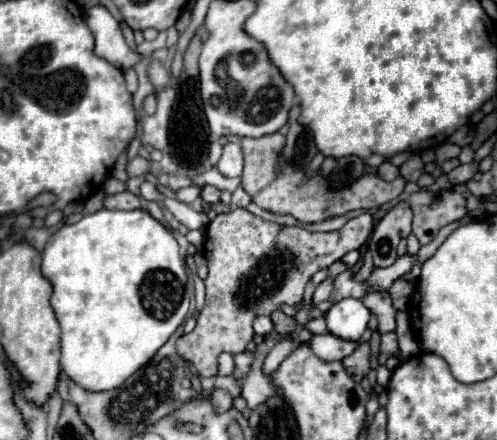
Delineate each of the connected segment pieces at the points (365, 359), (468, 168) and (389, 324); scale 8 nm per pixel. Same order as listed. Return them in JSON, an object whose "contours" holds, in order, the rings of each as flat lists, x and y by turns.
{"contours":[[[362,343,350,357,348,363,342,363,344,369,352,375,352,379,356,383,360,383,360,379,370,371,370,345]],[[470,163,470,165,458,165,456,169,452,169,450,173,448,173,448,181,452,183,452,185,462,185,462,183,466,183,468,179,472,179,472,175,478,171,478,165,474,165,474,163]],[[368,291,364,295,362,303,376,315,380,333,388,333,388,331,396,329,396,319,394,319,396,309,386,291]]]}

